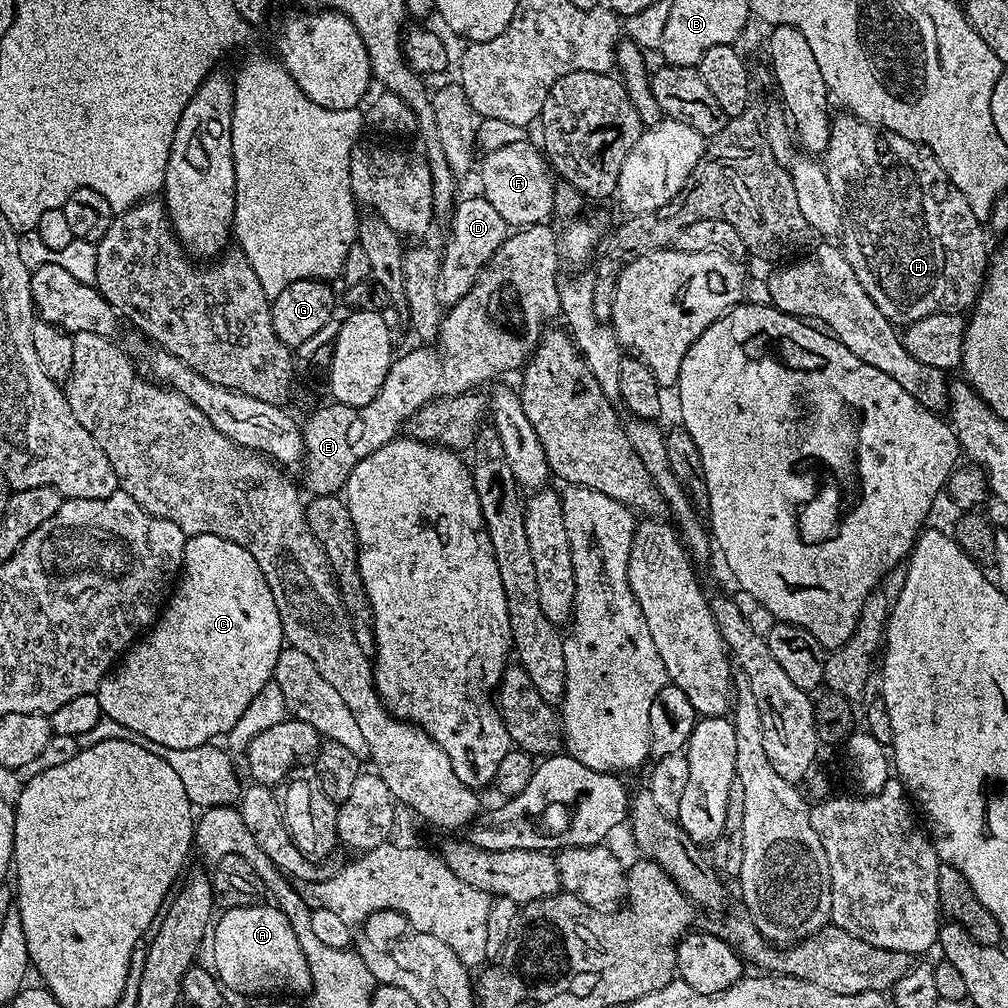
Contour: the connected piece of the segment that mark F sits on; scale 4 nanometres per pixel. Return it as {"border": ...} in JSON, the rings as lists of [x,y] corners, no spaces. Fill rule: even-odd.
{"border":[[[512,140],[509,144],[497,143],[492,152],[484,152],[478,164],[480,184],[485,200],[502,214],[510,226],[523,230],[534,224],[542,224],[553,215],[556,184],[550,165],[541,149],[528,140]]]}

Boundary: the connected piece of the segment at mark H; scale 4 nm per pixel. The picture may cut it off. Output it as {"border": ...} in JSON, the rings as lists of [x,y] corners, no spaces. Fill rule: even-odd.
{"border":[[[843,114],[836,116],[831,121],[829,130],[828,148],[822,153],[822,163],[826,178],[830,178],[830,190],[834,190],[834,198],[840,207],[840,235],[839,243],[842,245],[843,254],[851,269],[858,276],[858,282],[862,284],[862,289],[871,298],[882,314],[895,326],[907,326],[918,318],[926,318],[935,312],[960,312],[968,310],[976,303],[976,298],[980,294],[984,283],[988,261],[990,259],[990,247],[984,241],[985,225],[974,214],[970,202],[961,192],[952,185],[946,170],[938,162],[938,158],[924,144],[918,143],[910,138],[902,138],[902,134],[891,132],[888,128],[881,128],[879,124],[868,124],[860,120],[857,116]]]}

